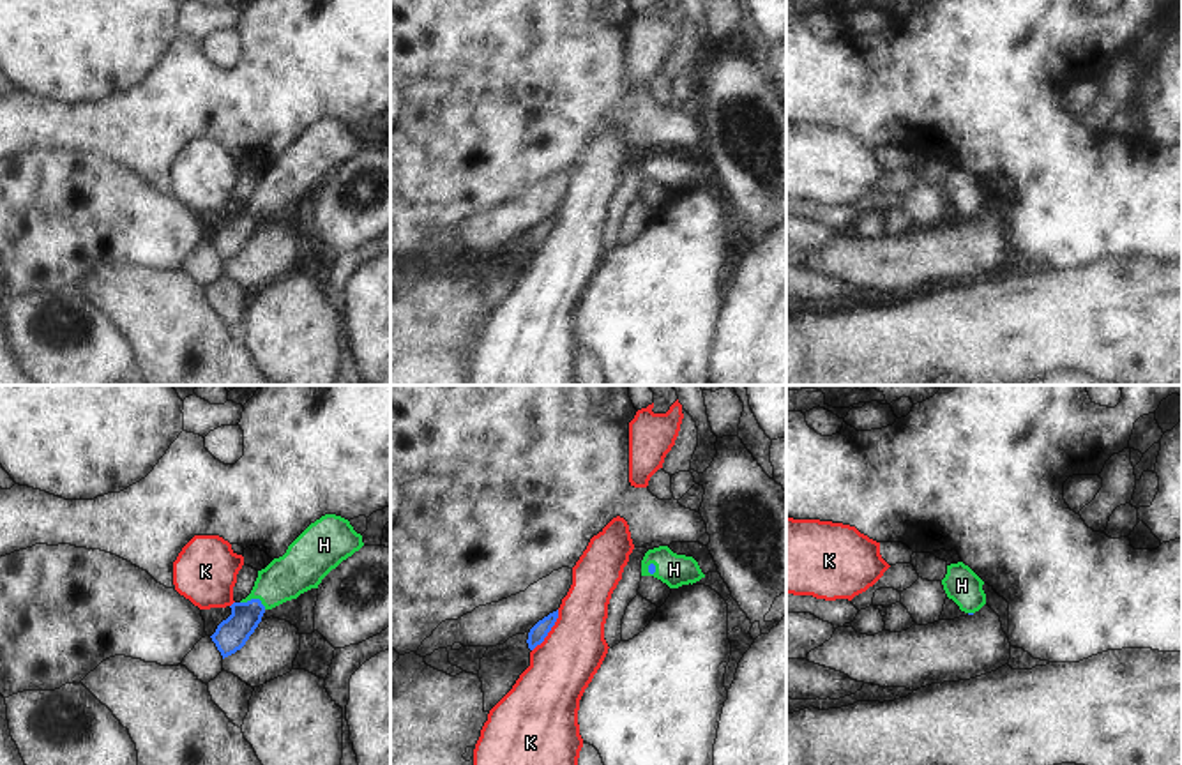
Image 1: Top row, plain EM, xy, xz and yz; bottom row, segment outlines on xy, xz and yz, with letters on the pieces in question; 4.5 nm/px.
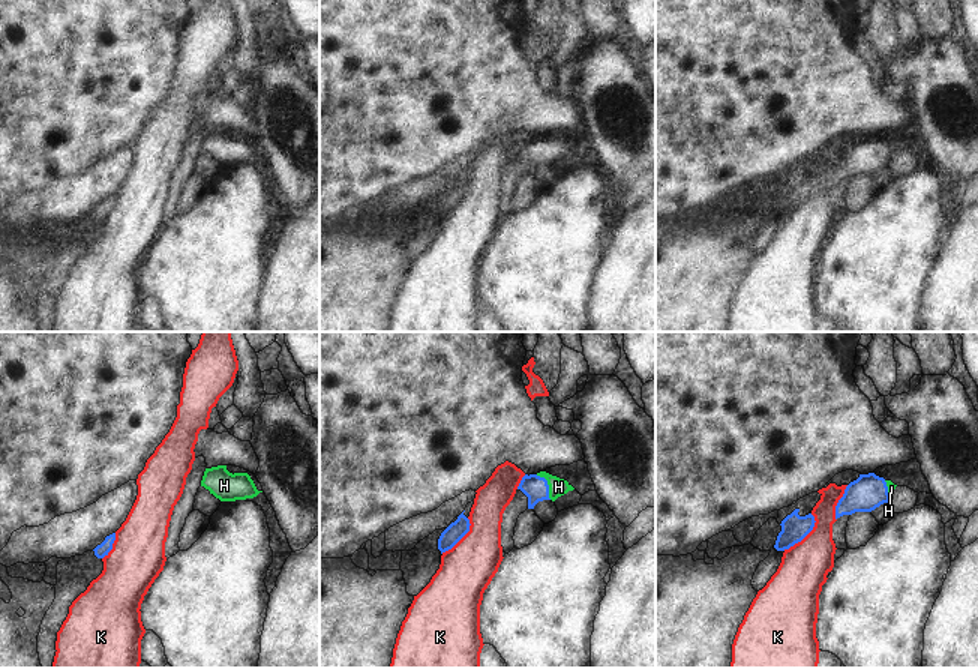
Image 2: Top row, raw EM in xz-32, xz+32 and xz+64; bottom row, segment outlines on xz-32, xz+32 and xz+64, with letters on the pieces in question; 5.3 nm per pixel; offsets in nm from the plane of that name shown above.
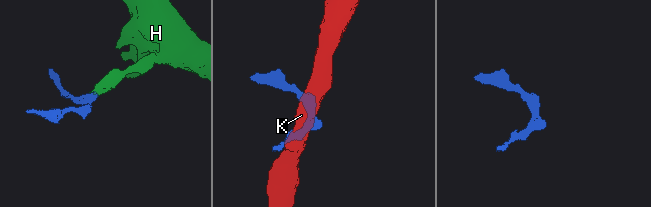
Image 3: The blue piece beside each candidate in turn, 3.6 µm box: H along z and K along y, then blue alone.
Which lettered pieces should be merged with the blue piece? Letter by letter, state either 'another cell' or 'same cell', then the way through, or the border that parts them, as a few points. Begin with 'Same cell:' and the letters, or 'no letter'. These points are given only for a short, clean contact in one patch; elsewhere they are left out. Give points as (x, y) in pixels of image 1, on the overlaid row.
Same cell: H
H: same cell; runs through xy (232, 633), (255, 599), (299, 569)
K: another cell

